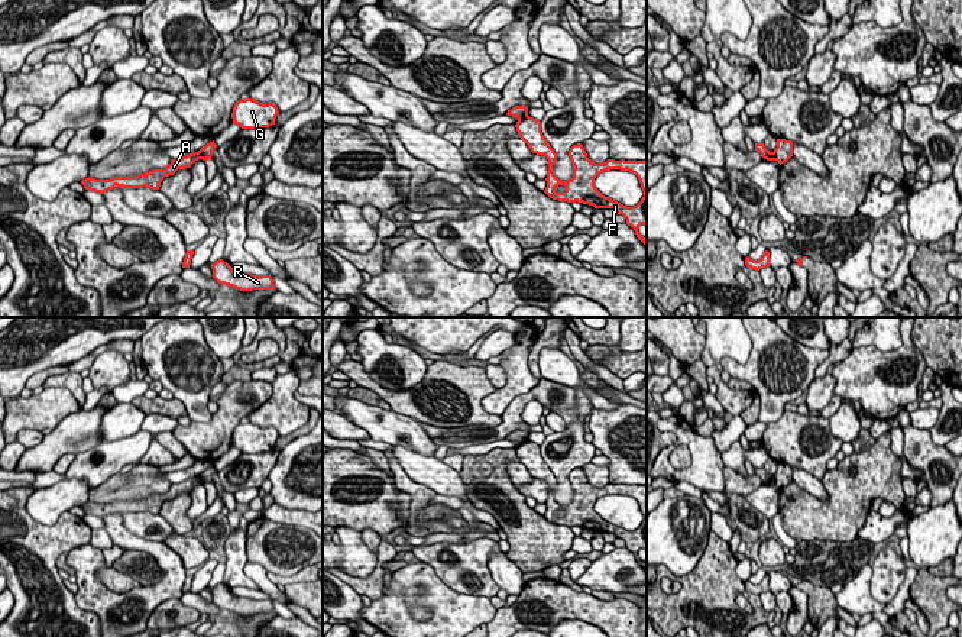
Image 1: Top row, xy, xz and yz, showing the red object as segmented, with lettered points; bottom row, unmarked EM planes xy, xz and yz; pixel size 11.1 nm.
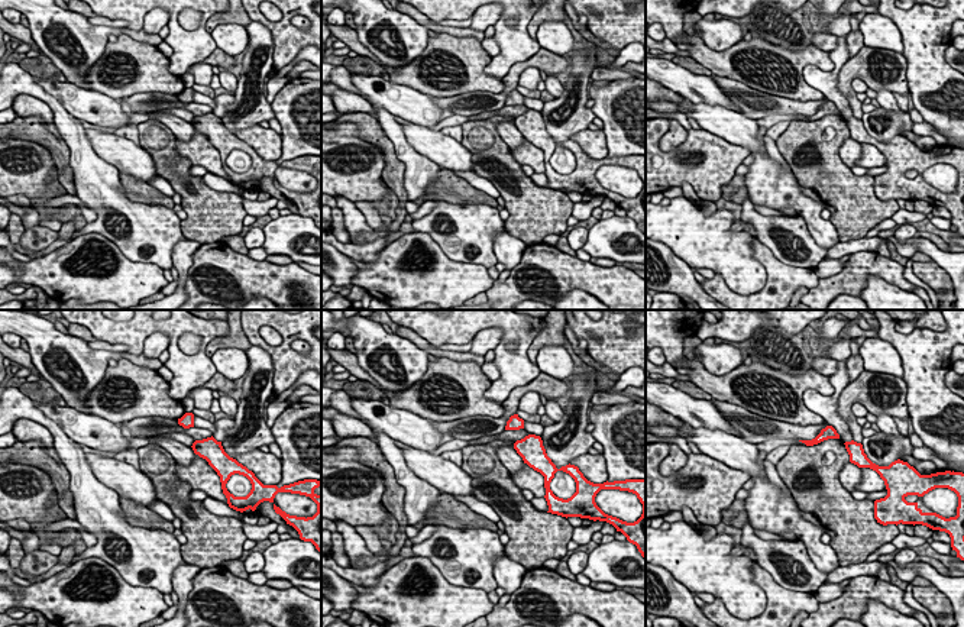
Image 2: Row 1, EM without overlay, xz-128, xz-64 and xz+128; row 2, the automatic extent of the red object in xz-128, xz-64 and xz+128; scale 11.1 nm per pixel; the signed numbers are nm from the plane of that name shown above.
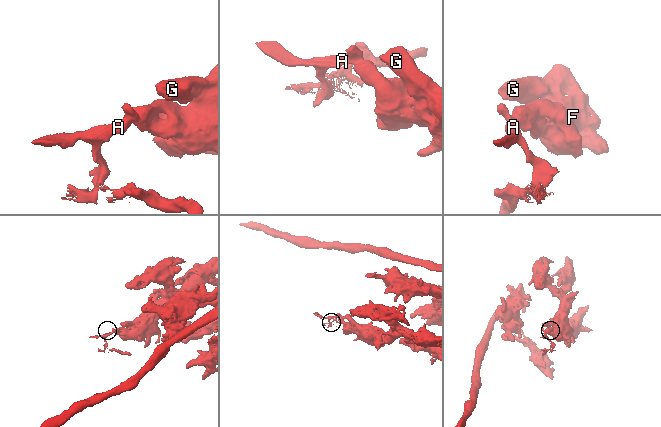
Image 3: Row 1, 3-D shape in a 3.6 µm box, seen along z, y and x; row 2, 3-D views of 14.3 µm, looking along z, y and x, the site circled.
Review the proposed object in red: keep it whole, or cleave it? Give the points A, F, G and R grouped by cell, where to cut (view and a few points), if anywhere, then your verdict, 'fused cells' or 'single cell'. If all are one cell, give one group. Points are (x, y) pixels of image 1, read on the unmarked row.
A R / F G; cut in xz along (528, 440), (518, 445); fused cells

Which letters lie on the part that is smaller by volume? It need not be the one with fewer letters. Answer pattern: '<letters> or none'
A, R

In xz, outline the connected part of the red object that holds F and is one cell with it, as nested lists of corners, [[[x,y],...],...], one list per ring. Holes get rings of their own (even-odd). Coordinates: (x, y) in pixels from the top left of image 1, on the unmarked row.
[[[528,440],[518,444],[515,452],[532,478],[544,479],[548,484],[547,511],[544,517],[550,523],[567,527],[577,526],[593,530],[595,533],[613,533],[626,543],[626,549],[635,554],[637,562],[647,570],[647,562],[638,556],[641,549],[647,550],[647,485],[608,484],[603,488],[595,488],[587,482],[583,469],[577,468],[569,475],[573,488],[573,502],[561,505],[554,499],[553,489],[556,488],[557,478],[542,459],[541,446]],[[610,494],[629,495],[638,501],[644,521],[637,530],[623,530],[605,521],[595,511],[595,502]]]

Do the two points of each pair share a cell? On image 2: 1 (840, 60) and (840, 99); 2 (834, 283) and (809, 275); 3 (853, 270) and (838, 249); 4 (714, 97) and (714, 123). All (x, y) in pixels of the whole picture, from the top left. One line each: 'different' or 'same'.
1: same
2: different
3: different
4: different

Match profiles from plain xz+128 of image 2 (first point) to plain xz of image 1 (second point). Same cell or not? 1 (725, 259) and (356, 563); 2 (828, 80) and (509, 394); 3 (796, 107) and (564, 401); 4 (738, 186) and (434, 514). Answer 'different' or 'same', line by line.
1: same
2: same
3: same
4: same

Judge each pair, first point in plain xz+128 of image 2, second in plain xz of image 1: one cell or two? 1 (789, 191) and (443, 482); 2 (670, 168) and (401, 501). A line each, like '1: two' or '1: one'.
1: two
2: one

